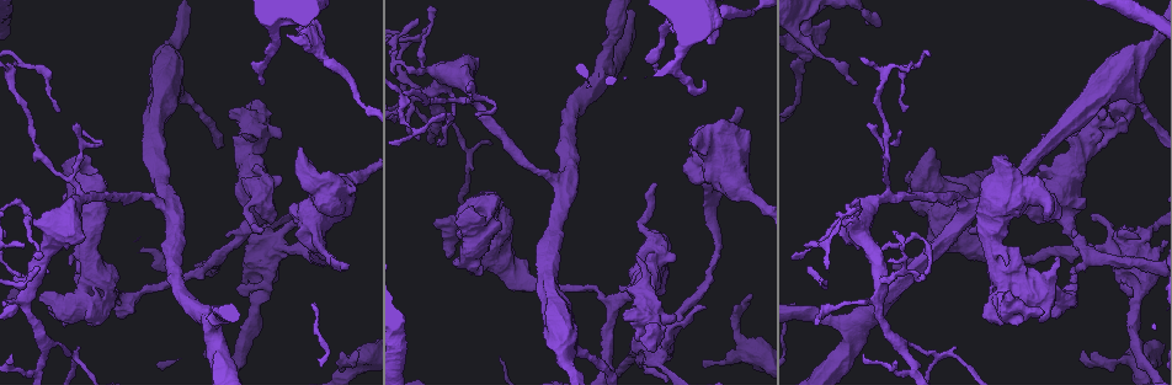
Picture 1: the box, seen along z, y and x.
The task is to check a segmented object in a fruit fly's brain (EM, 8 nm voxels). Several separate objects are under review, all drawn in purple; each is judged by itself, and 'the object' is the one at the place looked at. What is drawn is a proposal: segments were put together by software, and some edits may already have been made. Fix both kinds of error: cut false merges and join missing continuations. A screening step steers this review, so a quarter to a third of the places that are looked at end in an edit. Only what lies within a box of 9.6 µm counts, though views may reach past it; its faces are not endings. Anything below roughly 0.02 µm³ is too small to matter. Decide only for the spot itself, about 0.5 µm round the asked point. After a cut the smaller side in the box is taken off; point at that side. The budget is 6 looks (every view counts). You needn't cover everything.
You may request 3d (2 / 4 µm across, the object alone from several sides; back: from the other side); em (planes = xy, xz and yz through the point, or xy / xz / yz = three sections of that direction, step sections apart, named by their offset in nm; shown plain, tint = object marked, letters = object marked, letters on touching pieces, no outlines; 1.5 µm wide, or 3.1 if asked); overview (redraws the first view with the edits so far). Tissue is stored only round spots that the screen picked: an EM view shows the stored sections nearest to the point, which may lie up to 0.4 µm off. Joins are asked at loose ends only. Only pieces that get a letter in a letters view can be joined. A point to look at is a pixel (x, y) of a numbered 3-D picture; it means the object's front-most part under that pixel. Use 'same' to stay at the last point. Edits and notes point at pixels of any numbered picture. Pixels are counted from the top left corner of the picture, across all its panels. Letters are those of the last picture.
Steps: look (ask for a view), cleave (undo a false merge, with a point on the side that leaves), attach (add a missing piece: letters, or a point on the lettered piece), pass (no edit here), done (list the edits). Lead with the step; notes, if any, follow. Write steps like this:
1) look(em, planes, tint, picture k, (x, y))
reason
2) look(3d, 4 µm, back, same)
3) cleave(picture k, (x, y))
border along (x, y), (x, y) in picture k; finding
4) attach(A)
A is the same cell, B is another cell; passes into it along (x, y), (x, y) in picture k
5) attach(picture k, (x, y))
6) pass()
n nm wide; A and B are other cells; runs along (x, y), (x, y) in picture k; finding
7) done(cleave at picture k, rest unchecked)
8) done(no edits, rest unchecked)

look(3d, 2 µm, picture 1, (438, 141))
an open end

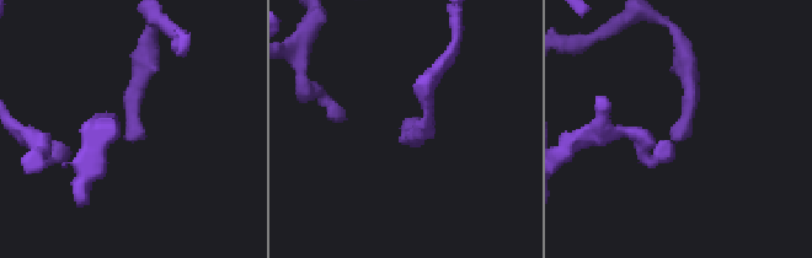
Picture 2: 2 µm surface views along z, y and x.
look(em, planes, letters, picture 2, (677, 143))

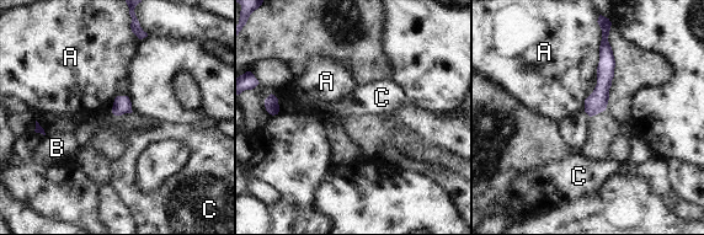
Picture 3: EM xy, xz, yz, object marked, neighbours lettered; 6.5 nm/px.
pass()
A, B and C are other cells; none of them fits

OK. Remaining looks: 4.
look(em, planes, plain, picture 1, (444, 103))
thin neck

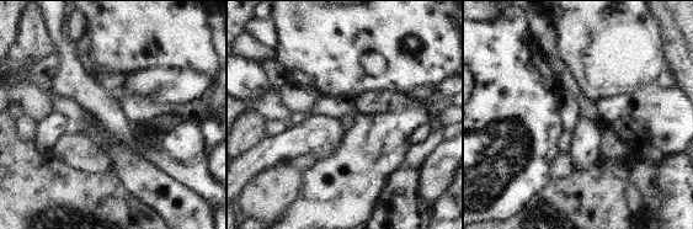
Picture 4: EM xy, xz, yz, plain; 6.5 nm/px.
look(em, planes, letters, same)

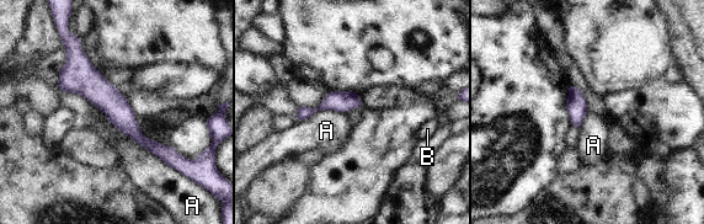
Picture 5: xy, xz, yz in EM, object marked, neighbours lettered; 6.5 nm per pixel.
pass()
A and B are other cells; runs along (64, 76), (182, 160) in picture 5; continuous, no second neuron

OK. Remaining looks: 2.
look(em, xz, step 8, letters, picture 1, (705, 308))
an open end

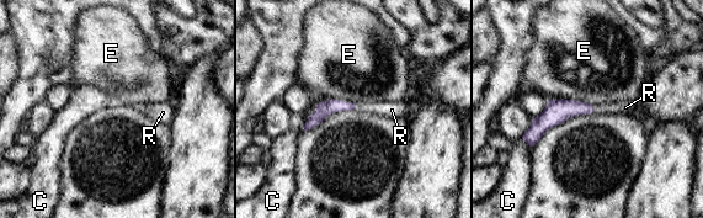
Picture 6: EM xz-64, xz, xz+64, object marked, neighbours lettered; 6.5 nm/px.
attach(R)
90 nm wide; E touches over 300 nm; R is the same cell, C and E are other cells; the neuron continues

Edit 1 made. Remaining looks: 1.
done(attach at picture 6, rest unchecked)

